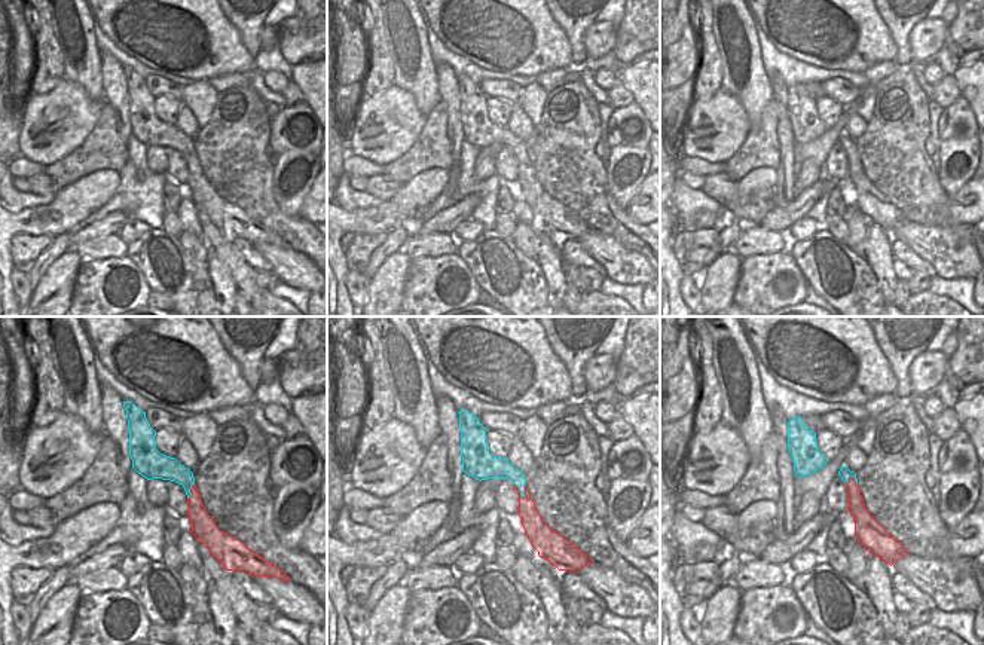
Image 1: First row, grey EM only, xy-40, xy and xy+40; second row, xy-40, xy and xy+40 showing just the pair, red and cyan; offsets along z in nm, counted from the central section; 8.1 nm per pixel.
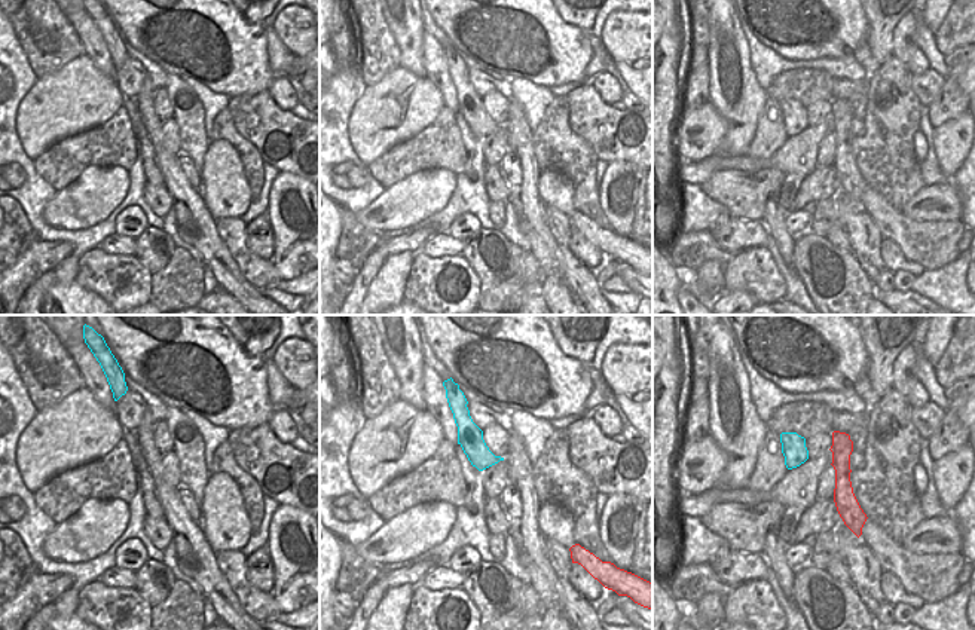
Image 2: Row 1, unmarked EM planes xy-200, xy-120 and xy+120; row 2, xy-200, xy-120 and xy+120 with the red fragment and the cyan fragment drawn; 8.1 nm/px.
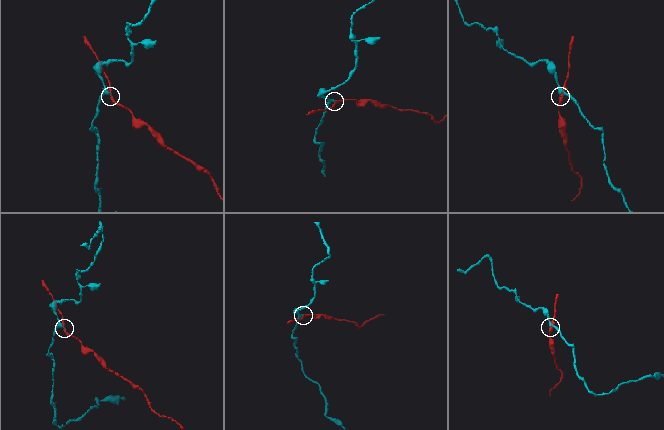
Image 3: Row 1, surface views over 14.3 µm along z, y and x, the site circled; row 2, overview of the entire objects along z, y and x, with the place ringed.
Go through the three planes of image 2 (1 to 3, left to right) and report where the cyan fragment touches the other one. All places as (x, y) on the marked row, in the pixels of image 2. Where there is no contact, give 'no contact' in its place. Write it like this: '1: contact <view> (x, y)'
1: no contact
2: no contact
3: no contact

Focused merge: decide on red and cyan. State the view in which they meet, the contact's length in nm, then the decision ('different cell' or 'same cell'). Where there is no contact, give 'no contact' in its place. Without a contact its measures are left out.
contact in xy; length 160 nm; different cell

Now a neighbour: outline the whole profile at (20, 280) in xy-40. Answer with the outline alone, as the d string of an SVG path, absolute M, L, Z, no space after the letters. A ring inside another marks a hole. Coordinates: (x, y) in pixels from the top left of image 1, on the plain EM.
M13 268L10 273L10 282L13 285L19 306L25 308L33 297L31 284L28 281L28 272L18 270L16 268Z

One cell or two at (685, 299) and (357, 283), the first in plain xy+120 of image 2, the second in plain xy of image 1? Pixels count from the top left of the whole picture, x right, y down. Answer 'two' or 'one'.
one

